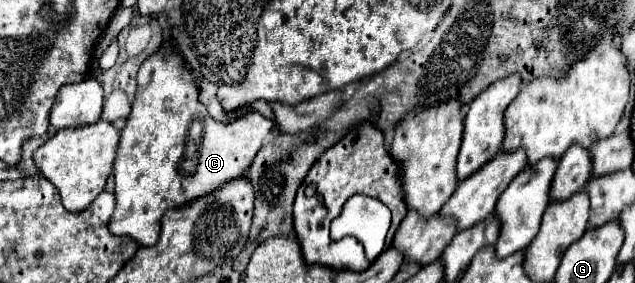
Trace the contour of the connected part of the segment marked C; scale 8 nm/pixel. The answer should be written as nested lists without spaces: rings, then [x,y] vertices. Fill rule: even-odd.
[[[171,45],[161,47],[157,55],[151,55],[139,71],[139,87],[135,95],[135,105],[127,119],[125,129],[121,131],[121,145],[117,151],[113,177],[115,177],[115,211],[109,219],[109,231],[113,235],[127,235],[143,247],[151,247],[159,237],[159,219],[167,209],[189,205],[191,201],[209,195],[215,189],[221,189],[233,179],[239,179],[251,167],[257,151],[261,149],[265,137],[273,129],[273,121],[263,117],[261,113],[245,113],[231,125],[223,125],[215,121],[205,105],[199,103],[197,81],[183,63],[179,63],[179,55],[171,51]]]

